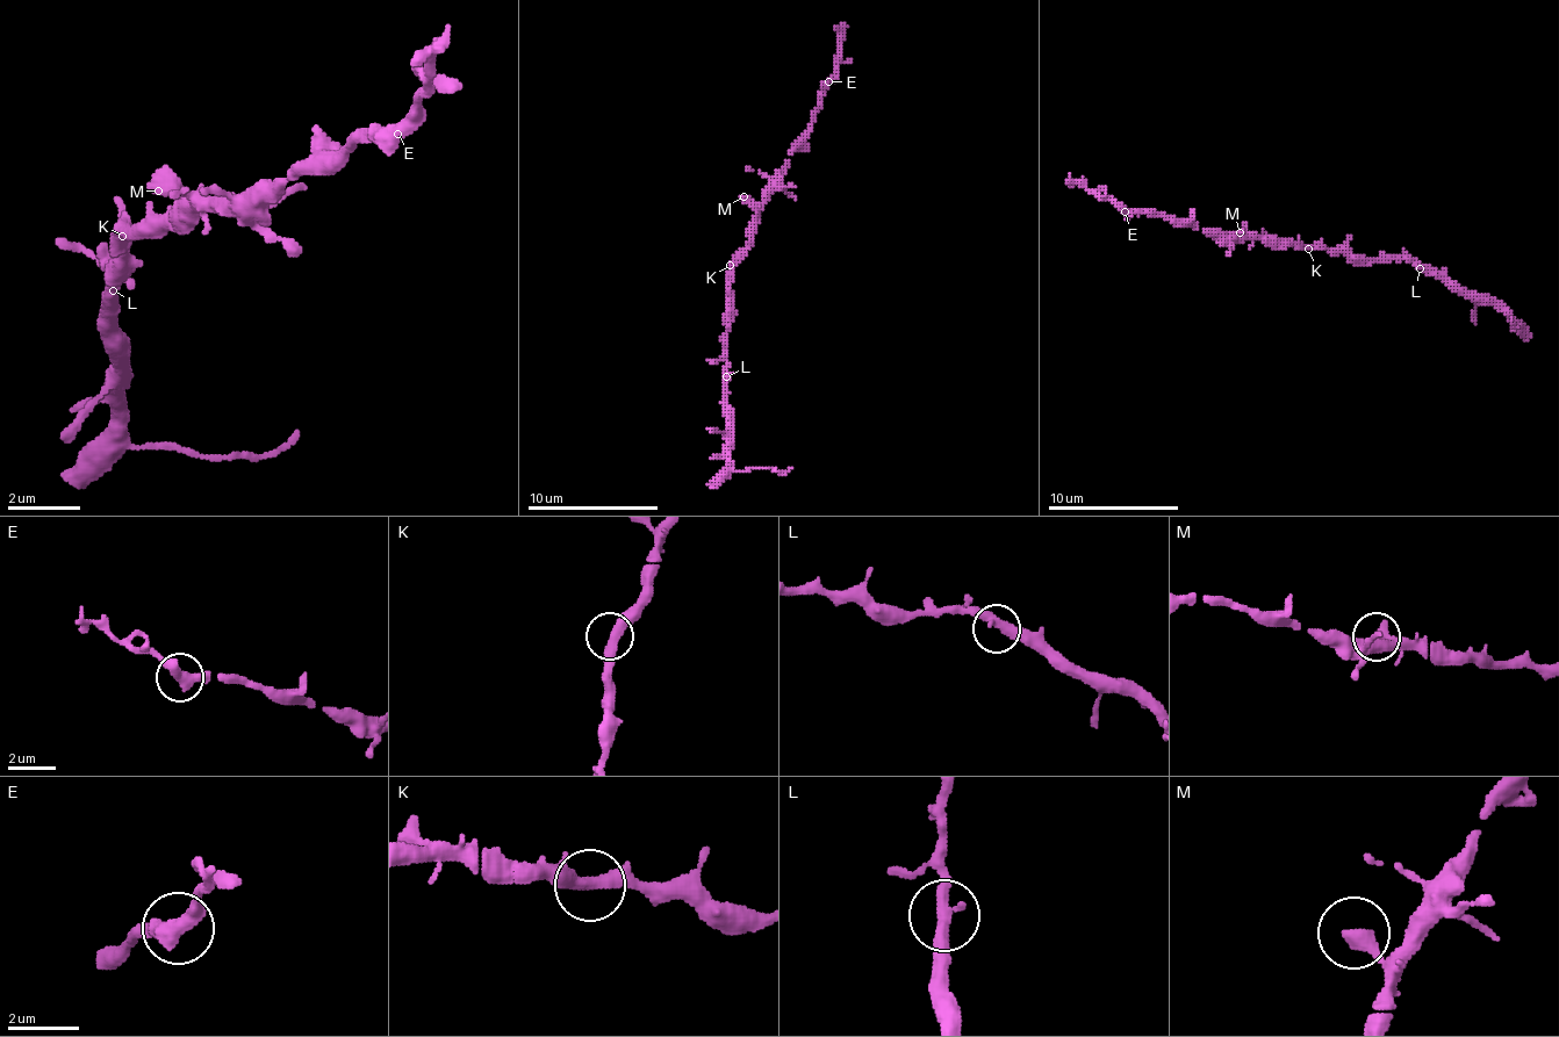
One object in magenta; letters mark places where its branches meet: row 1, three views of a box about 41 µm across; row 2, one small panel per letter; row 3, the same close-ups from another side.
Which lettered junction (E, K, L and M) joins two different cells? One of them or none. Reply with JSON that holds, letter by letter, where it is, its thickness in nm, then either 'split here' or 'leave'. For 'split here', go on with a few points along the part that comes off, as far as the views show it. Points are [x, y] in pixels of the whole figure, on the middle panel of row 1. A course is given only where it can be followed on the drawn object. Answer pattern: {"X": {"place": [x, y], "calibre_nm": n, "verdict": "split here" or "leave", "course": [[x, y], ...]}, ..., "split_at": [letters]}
{"E": {"place": [828, 81], "calibre_nm": 440, "verdict": "leave"}, "K": {"place": [730, 265], "calibre_nm": 400, "verdict": "leave"}, "L": {"place": [726, 376], "calibre_nm": 380, "verdict": "leave"}, "M": {"place": [744, 196], "calibre_nm": 480, "verdict": "leave"}, "split_at": []}

